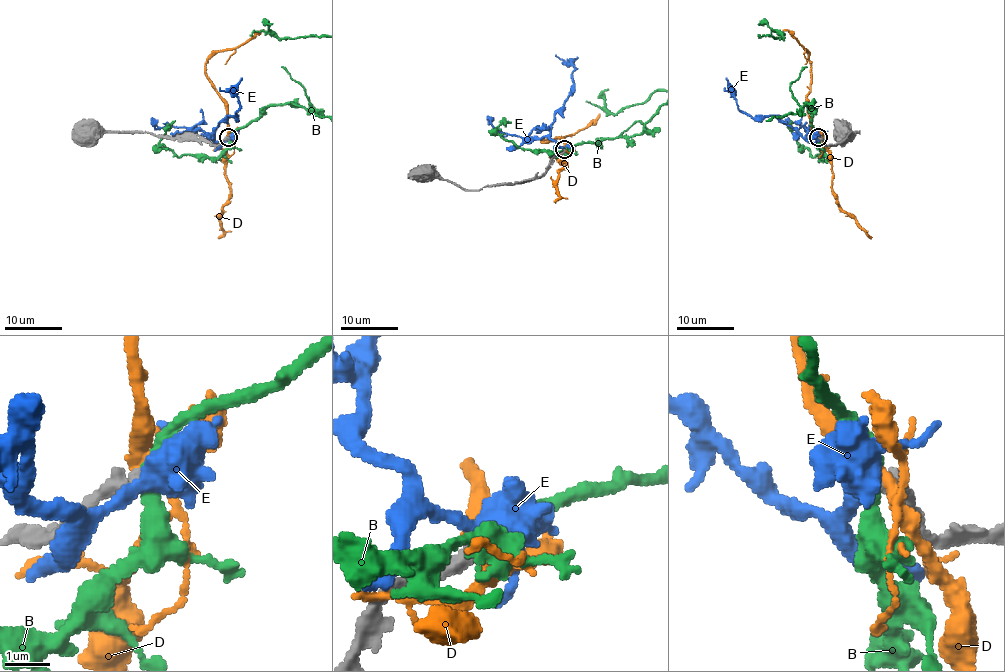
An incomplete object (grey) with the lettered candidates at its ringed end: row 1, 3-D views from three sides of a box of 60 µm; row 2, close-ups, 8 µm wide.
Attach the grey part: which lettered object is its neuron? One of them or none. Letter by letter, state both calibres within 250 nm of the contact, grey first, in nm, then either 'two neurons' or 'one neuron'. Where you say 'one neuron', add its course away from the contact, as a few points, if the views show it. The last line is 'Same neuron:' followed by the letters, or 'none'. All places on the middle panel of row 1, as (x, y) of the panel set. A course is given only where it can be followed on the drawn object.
B: 400 nm thick on the grey side, 360 nm on the other; two neurons
D: 400 nm thick on the grey side, 300 nm on the other; two neurons
E: 360 nm thick on the grey side, 480 nm on the other; two neurons
Same neuron: none

